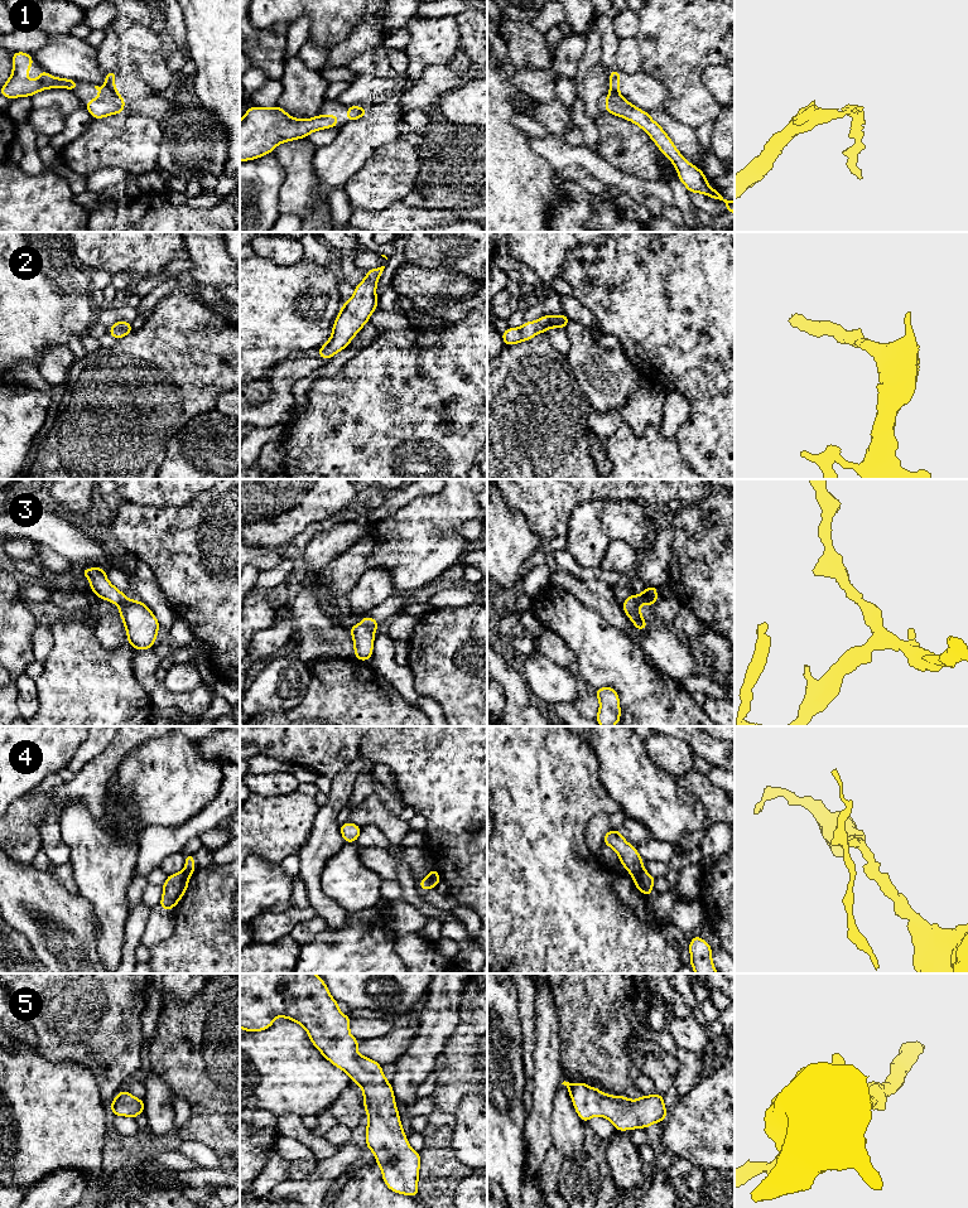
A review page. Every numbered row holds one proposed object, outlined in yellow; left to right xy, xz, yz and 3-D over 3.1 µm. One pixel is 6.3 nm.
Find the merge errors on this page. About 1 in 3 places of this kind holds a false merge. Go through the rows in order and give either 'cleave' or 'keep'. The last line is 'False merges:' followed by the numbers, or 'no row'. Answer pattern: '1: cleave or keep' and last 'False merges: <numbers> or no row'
1: cleave
2: keep
3: keep
4: cleave
5: keep
False merges: 1, 4

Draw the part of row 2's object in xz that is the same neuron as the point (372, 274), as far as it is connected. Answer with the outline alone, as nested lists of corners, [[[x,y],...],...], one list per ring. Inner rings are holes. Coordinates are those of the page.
[[[385,266],[366,270],[366,277],[355,286],[355,293],[338,313],[331,338],[318,349],[318,356],[331,359],[345,349],[355,335],[369,322],[370,315],[377,309],[376,286]]]

